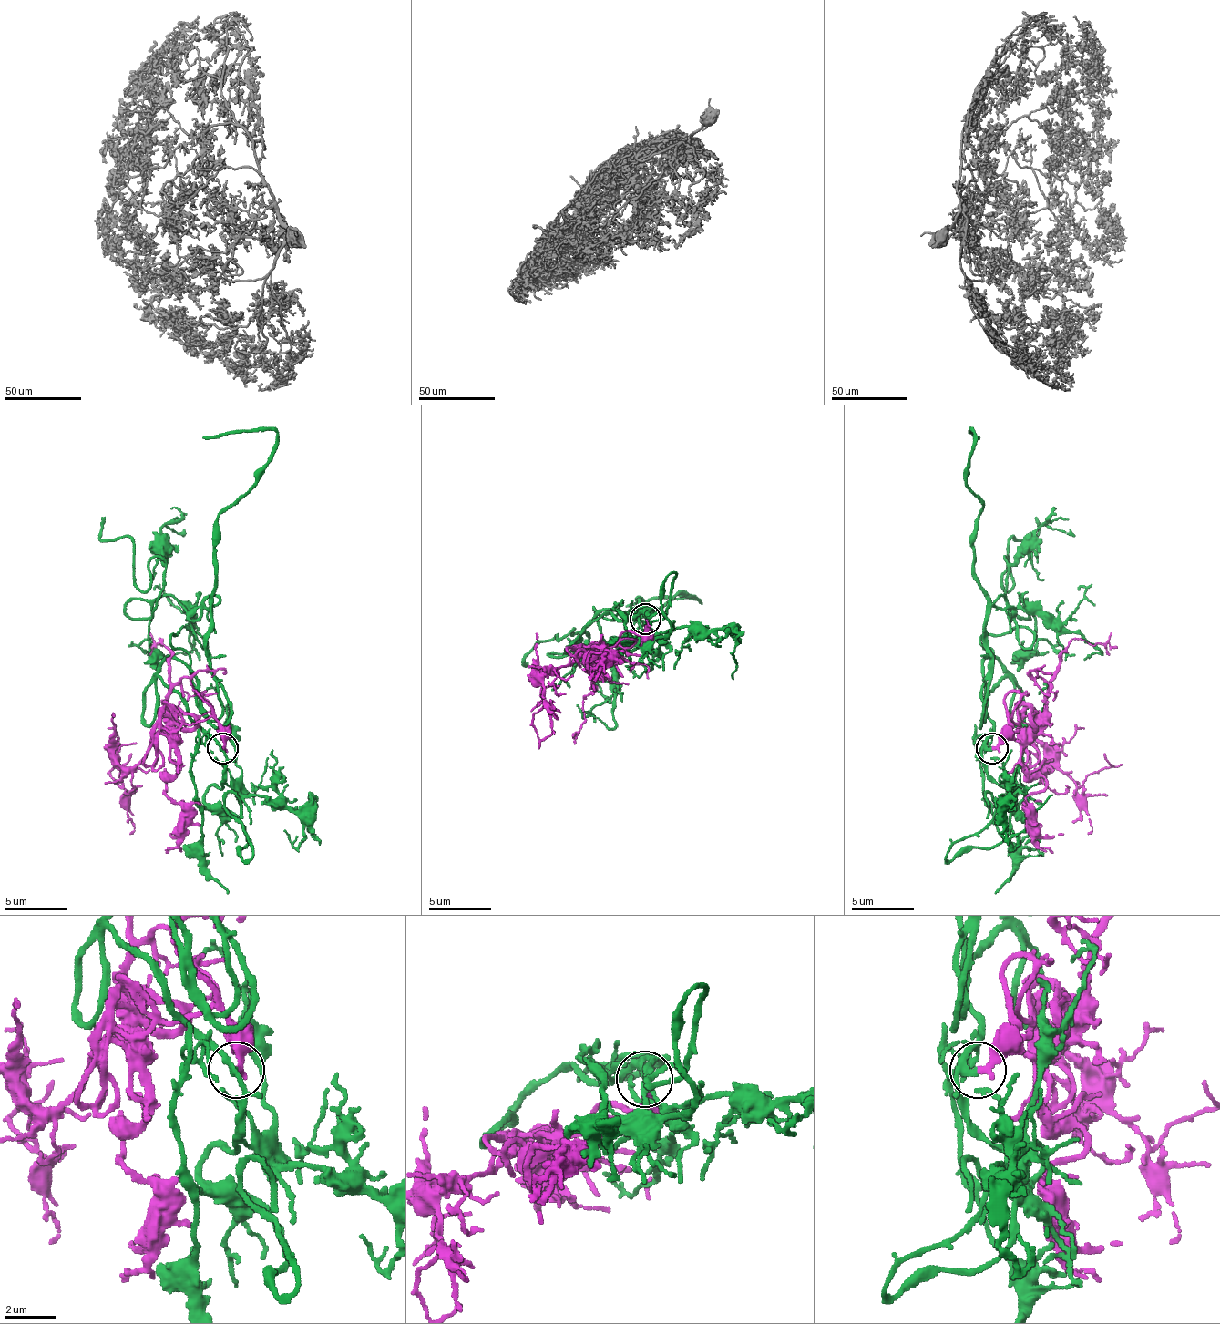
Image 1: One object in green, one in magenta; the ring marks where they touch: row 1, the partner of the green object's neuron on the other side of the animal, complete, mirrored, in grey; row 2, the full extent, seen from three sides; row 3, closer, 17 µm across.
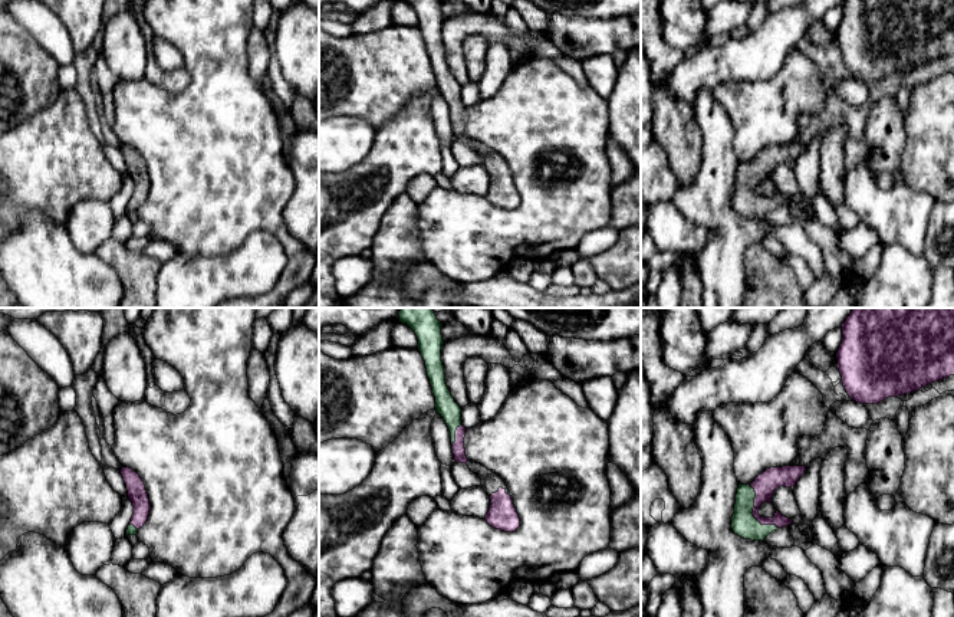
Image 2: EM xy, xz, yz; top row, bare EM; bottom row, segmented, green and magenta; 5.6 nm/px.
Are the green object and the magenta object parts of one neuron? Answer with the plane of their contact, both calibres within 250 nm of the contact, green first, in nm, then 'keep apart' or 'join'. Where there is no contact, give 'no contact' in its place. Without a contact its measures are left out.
contact in yz; calibres 140 and 130 nm; join

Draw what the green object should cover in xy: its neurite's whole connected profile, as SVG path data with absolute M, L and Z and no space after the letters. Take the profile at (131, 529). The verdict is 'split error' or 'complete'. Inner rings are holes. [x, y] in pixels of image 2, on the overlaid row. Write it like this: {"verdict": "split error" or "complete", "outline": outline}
{"verdict": "split error", "outline": "M122 467L121 475L126 485L128 498L134 506L134 515L128 525L126 535L136 535L138 529L142 528L148 519L151 503L145 490L145 485L136 472L129 467Z"}

